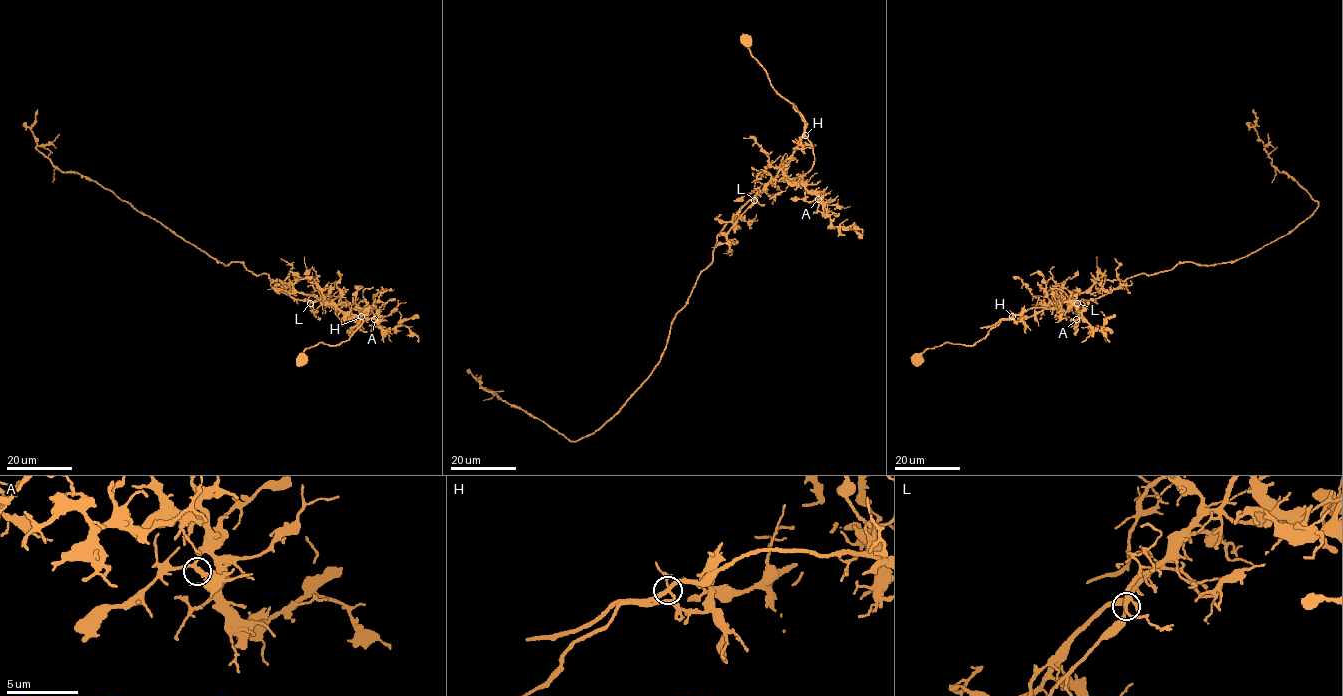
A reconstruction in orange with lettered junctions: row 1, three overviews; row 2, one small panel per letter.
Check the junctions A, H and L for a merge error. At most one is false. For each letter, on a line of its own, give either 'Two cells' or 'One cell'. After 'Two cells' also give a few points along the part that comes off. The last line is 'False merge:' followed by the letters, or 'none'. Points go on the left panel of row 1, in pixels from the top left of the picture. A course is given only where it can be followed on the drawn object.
A: One cell
H: Two cells. Course of the part to remove: (361, 317), (370, 308), (358, 308), (361, 311), (375, 305), (379, 325), (385, 330), (406, 326), (418, 342)
L: One cell
False merge: H

